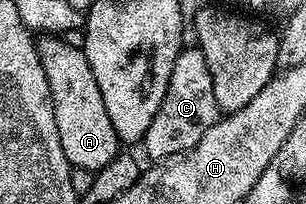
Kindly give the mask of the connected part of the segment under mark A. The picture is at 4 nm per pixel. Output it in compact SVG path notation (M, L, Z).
M42 36L37 39L37 44L44 76L48 76L56 132L60 132L64 156L73 168L95 172L104 169L120 153L120 143L112 120L108 120L104 96L100 96L100 84L96 84L96 76L92 76L92 64L88 64L85 49L72 48L62 36Z

